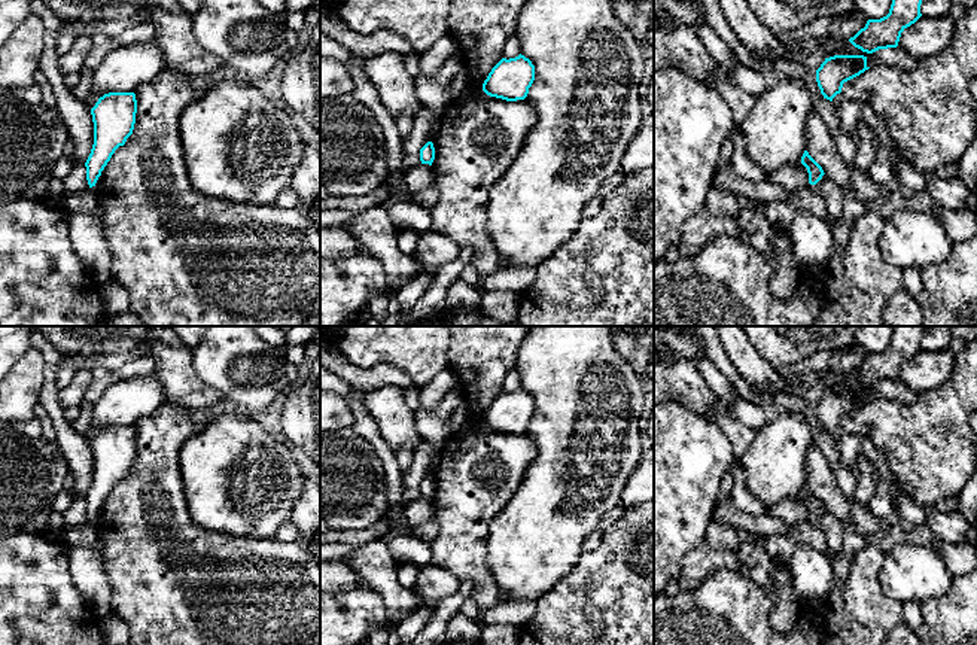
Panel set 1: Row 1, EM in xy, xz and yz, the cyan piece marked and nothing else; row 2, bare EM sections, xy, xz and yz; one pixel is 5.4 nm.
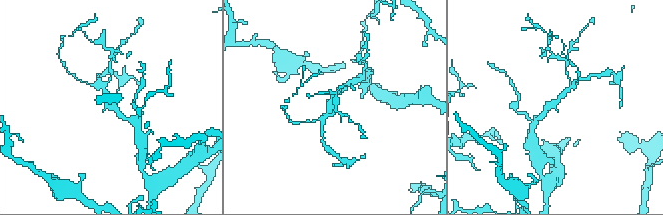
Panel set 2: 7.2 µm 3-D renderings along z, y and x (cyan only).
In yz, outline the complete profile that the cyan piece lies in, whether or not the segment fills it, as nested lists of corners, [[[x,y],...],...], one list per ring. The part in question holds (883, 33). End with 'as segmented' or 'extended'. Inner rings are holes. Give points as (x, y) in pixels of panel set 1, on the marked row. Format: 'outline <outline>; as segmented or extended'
outline [[[892,0],[889,13],[880,19],[868,19],[849,42],[862,52],[897,48],[901,33],[920,16],[922,0]]]; as segmented

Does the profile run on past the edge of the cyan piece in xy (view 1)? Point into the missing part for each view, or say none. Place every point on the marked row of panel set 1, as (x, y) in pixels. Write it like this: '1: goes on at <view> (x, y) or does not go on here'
1: does not go on here

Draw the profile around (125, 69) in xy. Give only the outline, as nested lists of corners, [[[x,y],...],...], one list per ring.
[[[155,39],[119,46],[92,70],[92,89],[85,106],[91,110],[98,98],[109,92],[134,92],[164,69],[165,61]]]

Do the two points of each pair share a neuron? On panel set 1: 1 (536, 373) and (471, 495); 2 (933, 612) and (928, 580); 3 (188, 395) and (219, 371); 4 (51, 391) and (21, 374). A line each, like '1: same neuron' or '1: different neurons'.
1: different neurons
2: different neurons
3: different neurons
4: different neurons

